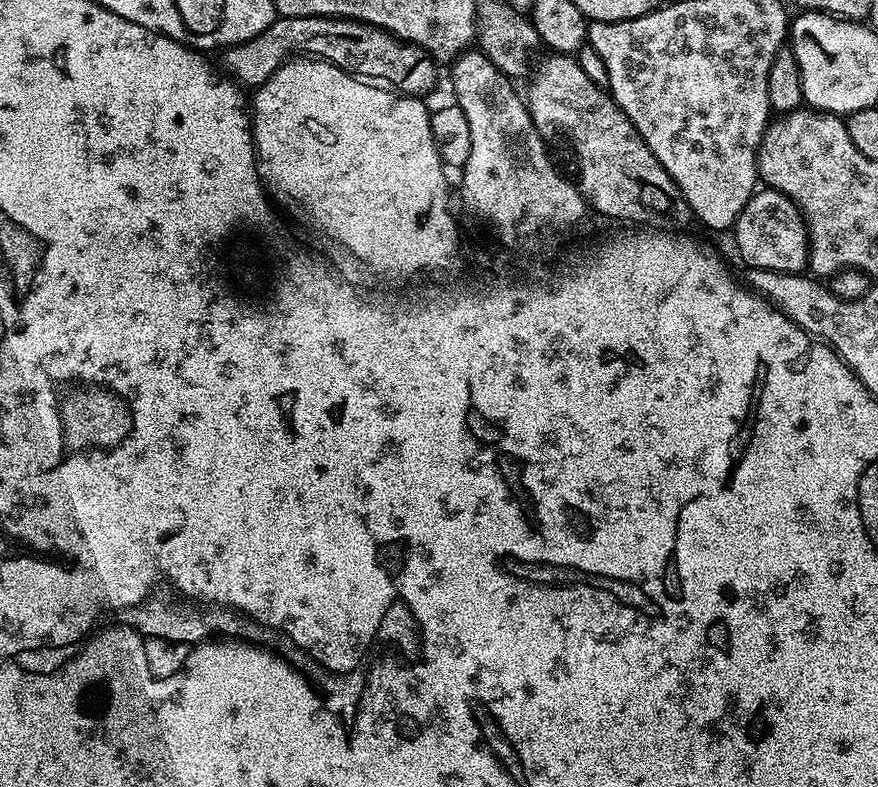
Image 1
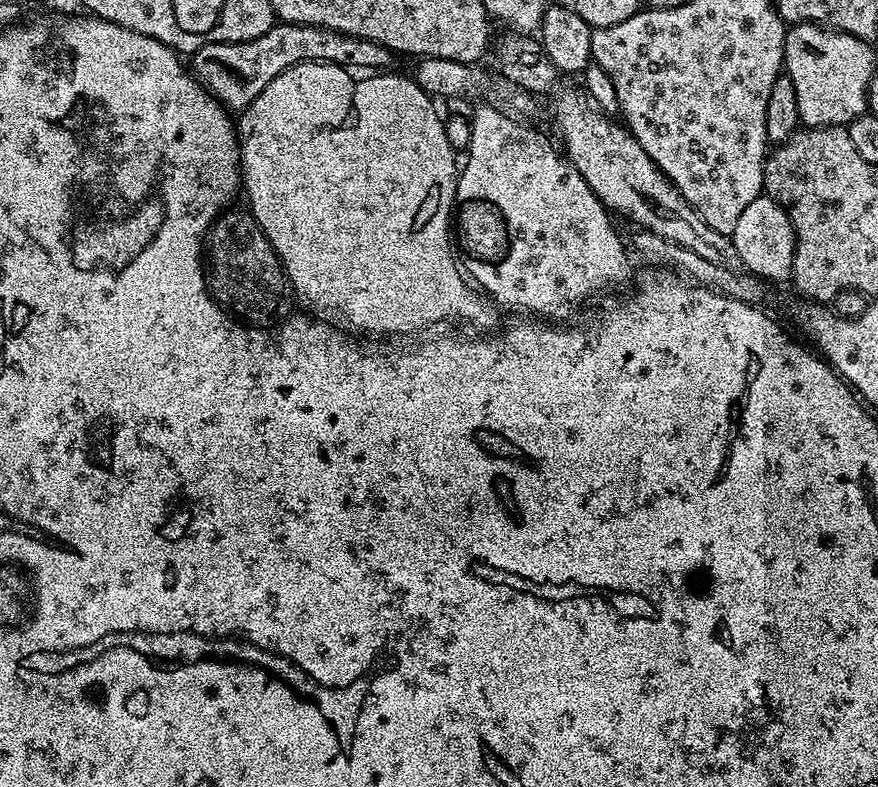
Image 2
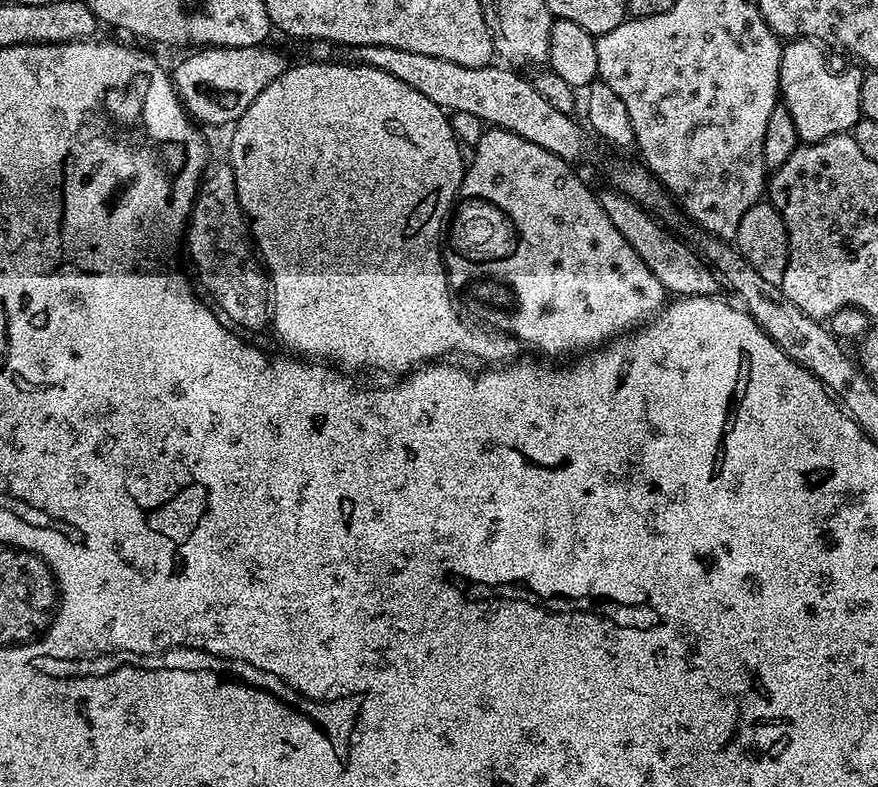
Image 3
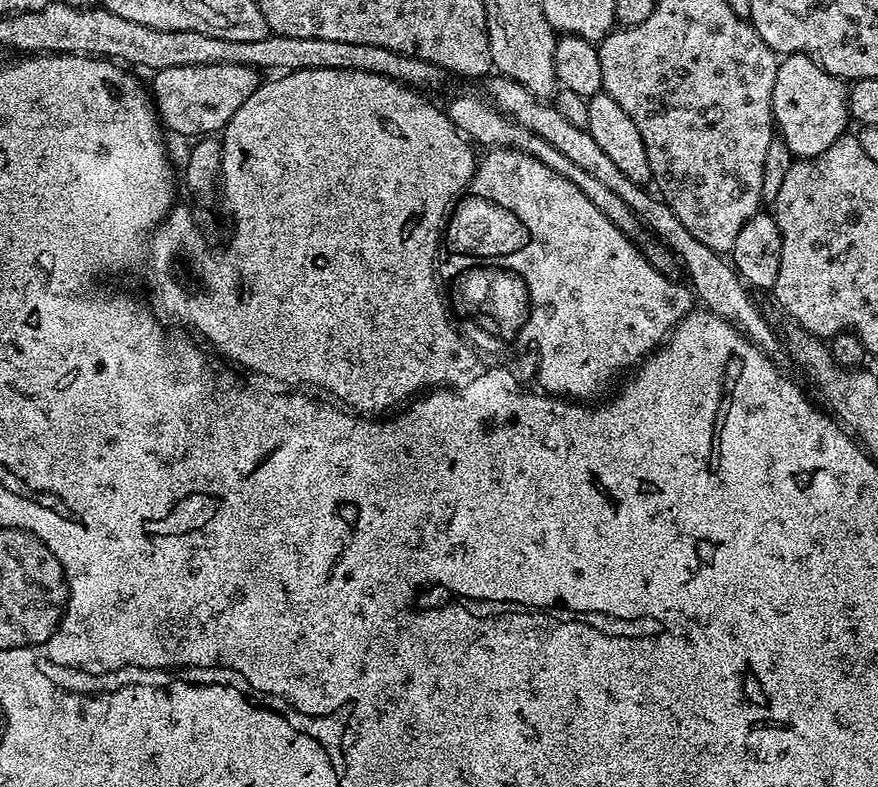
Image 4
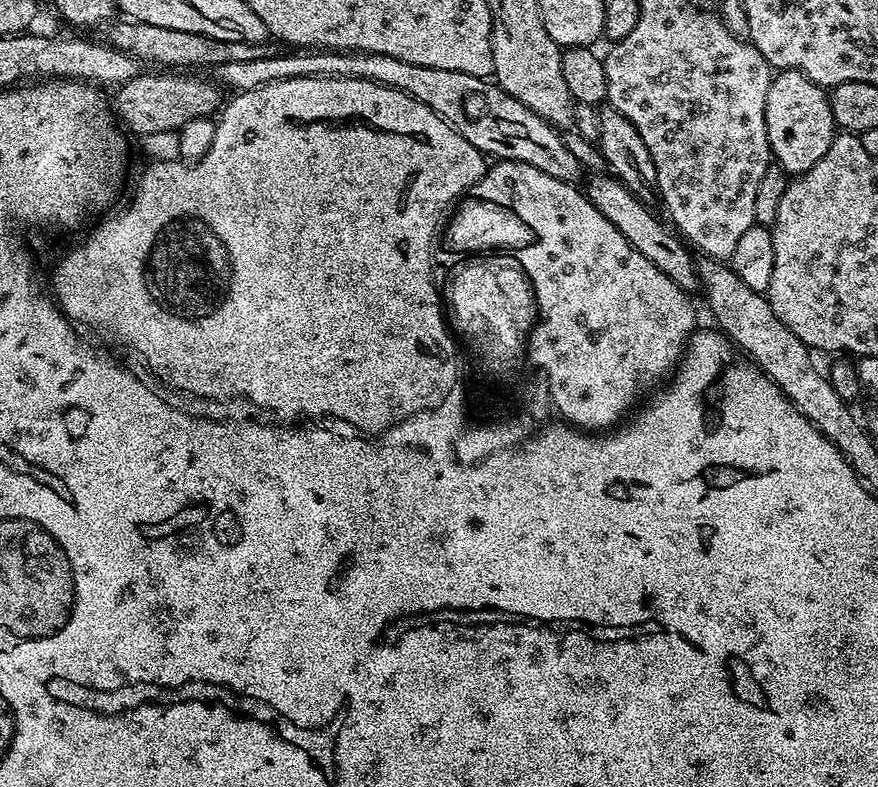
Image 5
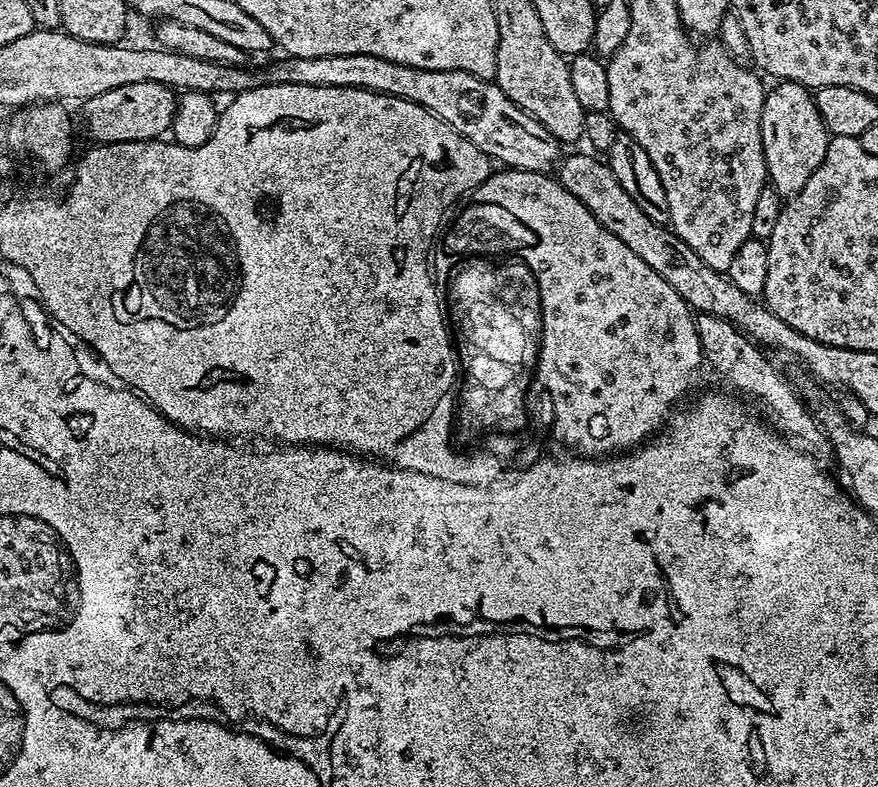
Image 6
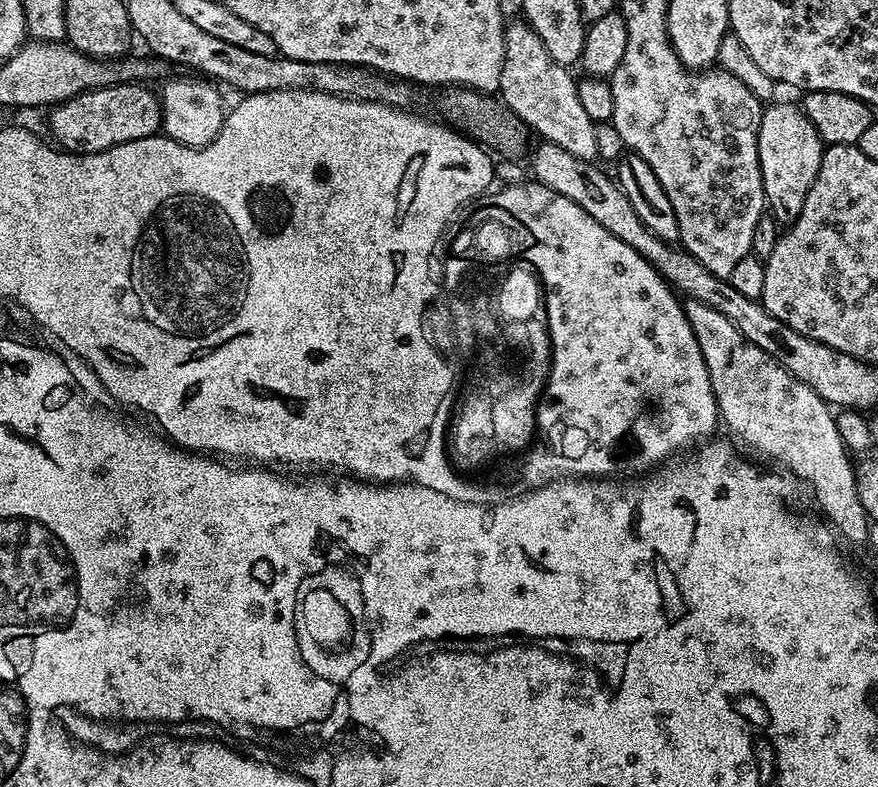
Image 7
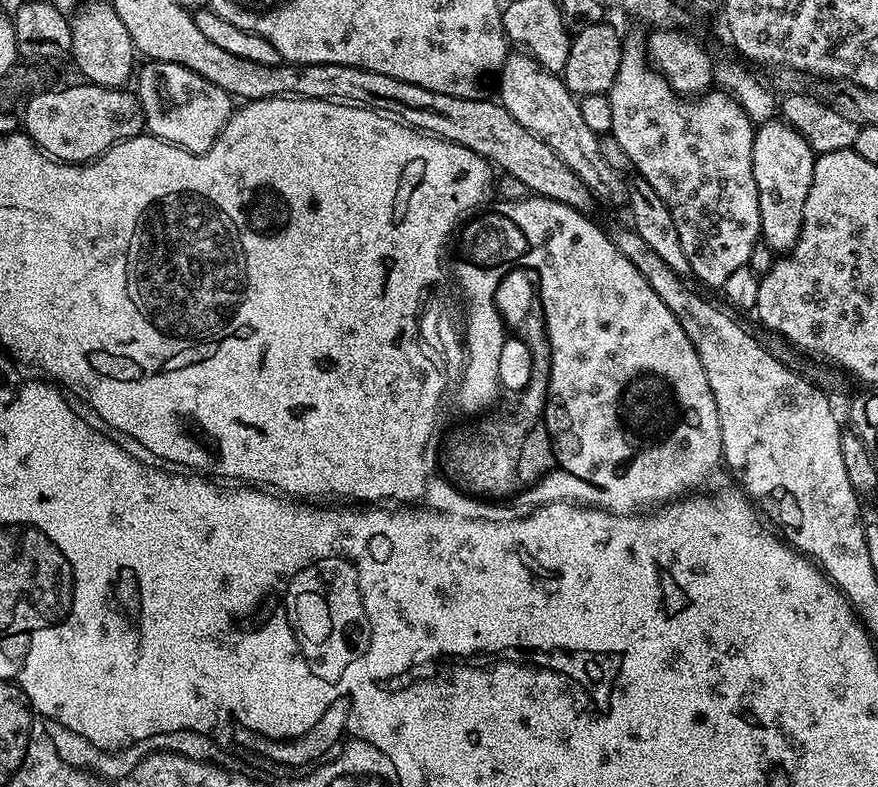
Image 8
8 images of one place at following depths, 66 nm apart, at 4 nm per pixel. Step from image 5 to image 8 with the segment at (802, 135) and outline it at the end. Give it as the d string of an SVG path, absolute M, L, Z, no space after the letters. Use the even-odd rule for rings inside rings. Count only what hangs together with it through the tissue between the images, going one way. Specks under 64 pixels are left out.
M773 118L755 129L752 169L754 182L758 182L760 234L766 246L776 254L791 252L798 242L816 158L817 153L812 151L806 138L802 138L802 134L784 123L783 119Z

